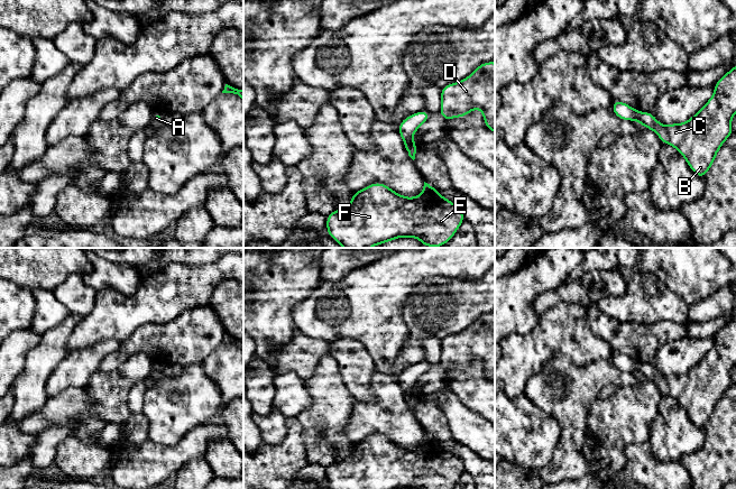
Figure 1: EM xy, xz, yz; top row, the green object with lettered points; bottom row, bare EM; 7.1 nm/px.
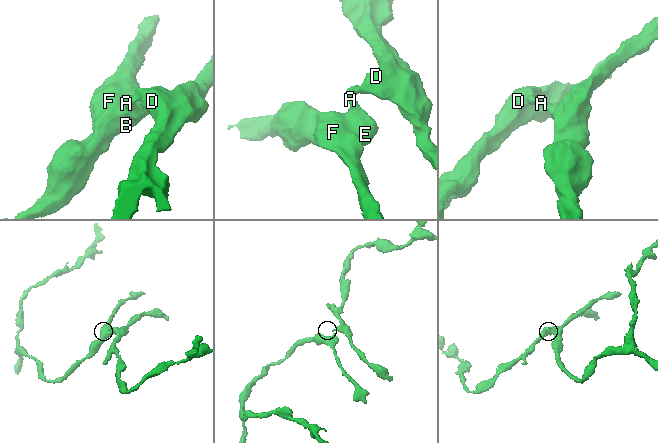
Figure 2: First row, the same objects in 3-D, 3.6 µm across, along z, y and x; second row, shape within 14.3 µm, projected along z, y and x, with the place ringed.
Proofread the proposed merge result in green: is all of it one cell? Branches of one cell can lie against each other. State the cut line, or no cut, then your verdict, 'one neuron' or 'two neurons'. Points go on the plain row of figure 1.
xz (411, 390), (404, 393) | two neurons

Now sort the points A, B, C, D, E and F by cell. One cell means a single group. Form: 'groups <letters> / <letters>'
groups A B C E F / D

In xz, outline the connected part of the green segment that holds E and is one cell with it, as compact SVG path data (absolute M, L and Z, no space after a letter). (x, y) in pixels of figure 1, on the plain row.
M425 433L423 443L415 449L403 448L386 435L372 434L355 443L347 459L334 461L326 467L326 483L331 489L453 489L463 472L462 461Z

